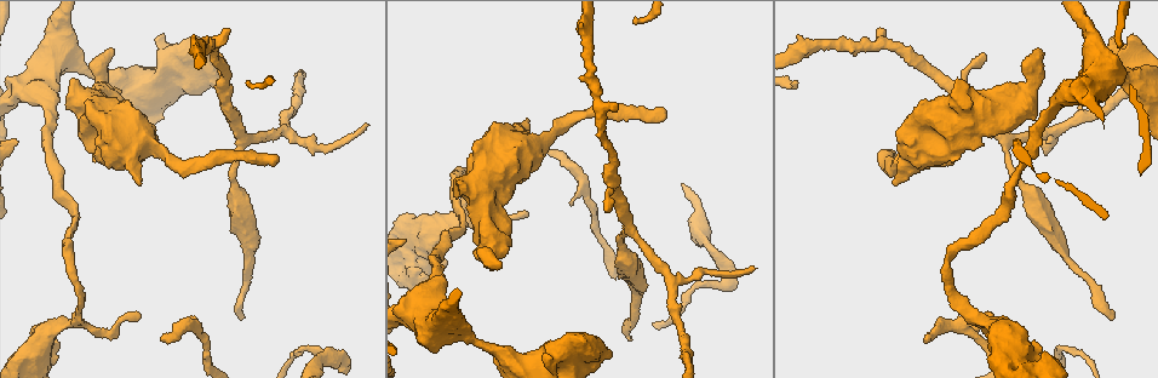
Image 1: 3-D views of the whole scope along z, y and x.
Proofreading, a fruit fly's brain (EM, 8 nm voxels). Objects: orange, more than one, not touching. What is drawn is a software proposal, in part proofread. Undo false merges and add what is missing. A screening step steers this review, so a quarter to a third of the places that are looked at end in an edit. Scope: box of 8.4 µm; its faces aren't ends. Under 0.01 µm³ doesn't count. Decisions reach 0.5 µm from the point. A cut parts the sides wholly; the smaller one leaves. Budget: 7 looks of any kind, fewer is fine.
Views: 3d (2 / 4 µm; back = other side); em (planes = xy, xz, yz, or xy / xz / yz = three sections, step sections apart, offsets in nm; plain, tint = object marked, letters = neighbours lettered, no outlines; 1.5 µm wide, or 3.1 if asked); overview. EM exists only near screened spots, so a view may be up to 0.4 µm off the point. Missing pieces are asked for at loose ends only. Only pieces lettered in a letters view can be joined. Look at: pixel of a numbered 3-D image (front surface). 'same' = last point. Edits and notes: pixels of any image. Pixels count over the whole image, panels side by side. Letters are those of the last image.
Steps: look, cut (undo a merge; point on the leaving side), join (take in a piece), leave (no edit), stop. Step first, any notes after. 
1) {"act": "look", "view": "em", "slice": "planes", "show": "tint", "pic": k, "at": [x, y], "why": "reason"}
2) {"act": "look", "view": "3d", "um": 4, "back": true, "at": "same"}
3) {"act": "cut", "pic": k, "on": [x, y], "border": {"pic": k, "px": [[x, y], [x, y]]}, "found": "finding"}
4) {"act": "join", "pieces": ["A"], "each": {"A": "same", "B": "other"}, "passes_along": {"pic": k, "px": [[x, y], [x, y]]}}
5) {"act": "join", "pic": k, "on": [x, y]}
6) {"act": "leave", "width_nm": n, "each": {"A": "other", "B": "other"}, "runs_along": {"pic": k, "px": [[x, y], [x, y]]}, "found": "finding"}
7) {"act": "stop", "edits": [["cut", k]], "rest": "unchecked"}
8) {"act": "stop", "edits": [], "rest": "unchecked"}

{"act": "look", "view": "3d", "um": 4, "back": true, "pic": 1, "at": [277, 159], "why": "free end"}

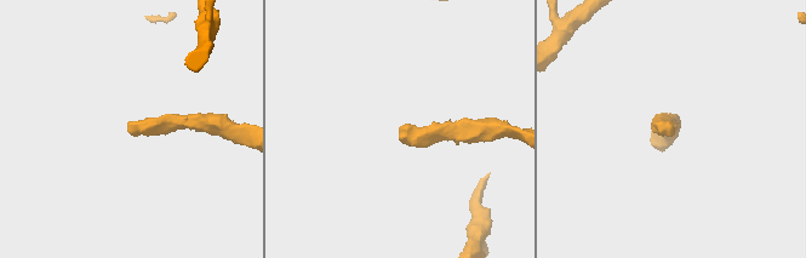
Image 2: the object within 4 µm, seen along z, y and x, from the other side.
{"act": "look", "view": "em", "slice": "planes", "show": "letters", "pic": 2, "at": [130, 125], "why": "now the EM"}

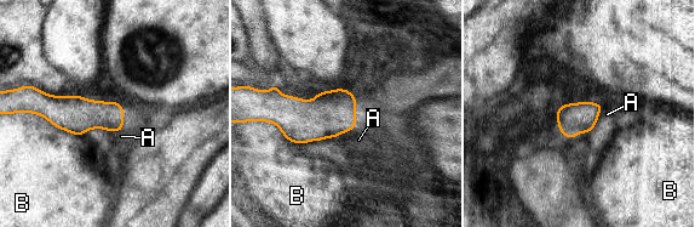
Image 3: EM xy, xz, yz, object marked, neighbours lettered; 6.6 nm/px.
{"act": "leave", "width_nm": 190, "each": {"A": "other", "B": "other"}, "border": {"pic": 3, "px": [[356, 126], [334, 137]]}, "found": "none of them fits"}

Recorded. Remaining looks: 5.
{"act": "look", "view": "em", "slice": "xz", "step": 4, "show": "letters", "pic": 1, "at": [984, 53], "why": "tapers out"}

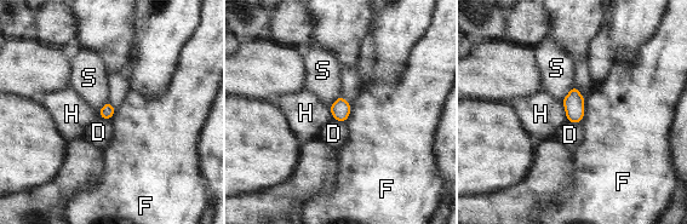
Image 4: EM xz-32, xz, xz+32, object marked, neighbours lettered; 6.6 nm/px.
{"act": "leave", "longest_contact_nm": ["F", 180], "each": {"D": "other", "F": "other", "H": "other", "S": "other"}, "found": "none of them fits"}

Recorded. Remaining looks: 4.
{"act": "look", "view": "em", "slice": "planes", "show": "letters", "pic": 1, "at": [593, 362], "why": "thick end"}

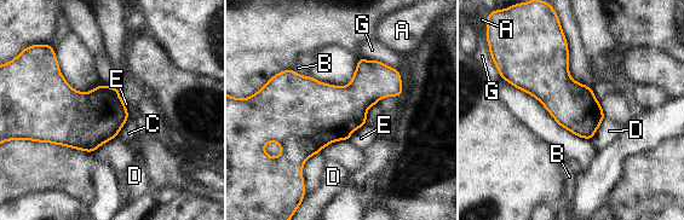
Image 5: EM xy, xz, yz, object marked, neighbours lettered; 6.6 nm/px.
{"act": "leave", "each": {"A": "other", "B": "other", "C": "other", "D": "other", "E": "other", "G": "other"}, "border": {"pic": 5, "px": [[365, 123], [355, 129], [348, 140]]}, "found": "none of them fits"}

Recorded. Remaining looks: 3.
{"act": "stop", "edits": [], "rest": "unchecked"}

